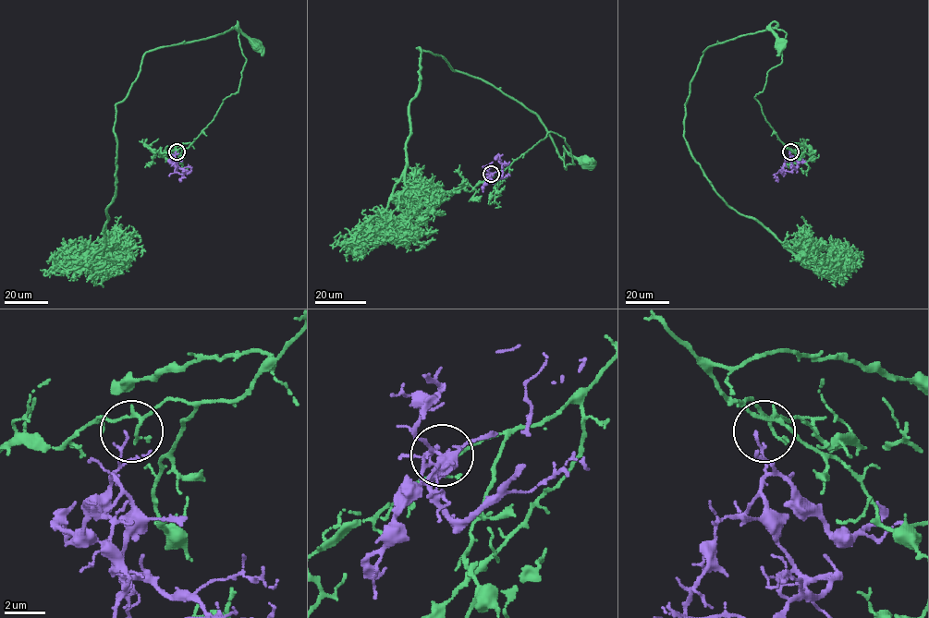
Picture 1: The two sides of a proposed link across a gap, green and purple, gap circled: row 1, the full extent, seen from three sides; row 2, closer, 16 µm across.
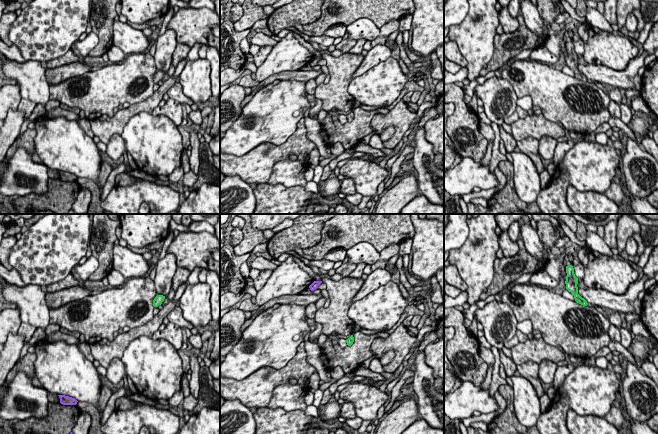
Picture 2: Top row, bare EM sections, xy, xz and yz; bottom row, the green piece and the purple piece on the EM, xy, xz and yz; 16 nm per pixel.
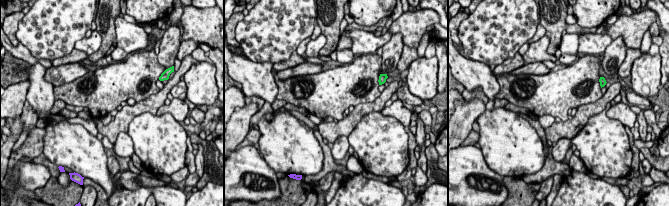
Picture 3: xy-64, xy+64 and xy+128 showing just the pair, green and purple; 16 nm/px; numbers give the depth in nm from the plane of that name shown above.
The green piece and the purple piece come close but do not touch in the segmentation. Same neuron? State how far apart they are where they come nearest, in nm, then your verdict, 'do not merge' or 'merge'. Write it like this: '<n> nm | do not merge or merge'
950 nm | merge

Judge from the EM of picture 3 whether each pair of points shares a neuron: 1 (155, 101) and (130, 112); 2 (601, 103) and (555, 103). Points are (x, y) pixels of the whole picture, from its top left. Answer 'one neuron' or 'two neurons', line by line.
1: one neuron
2: two neurons

